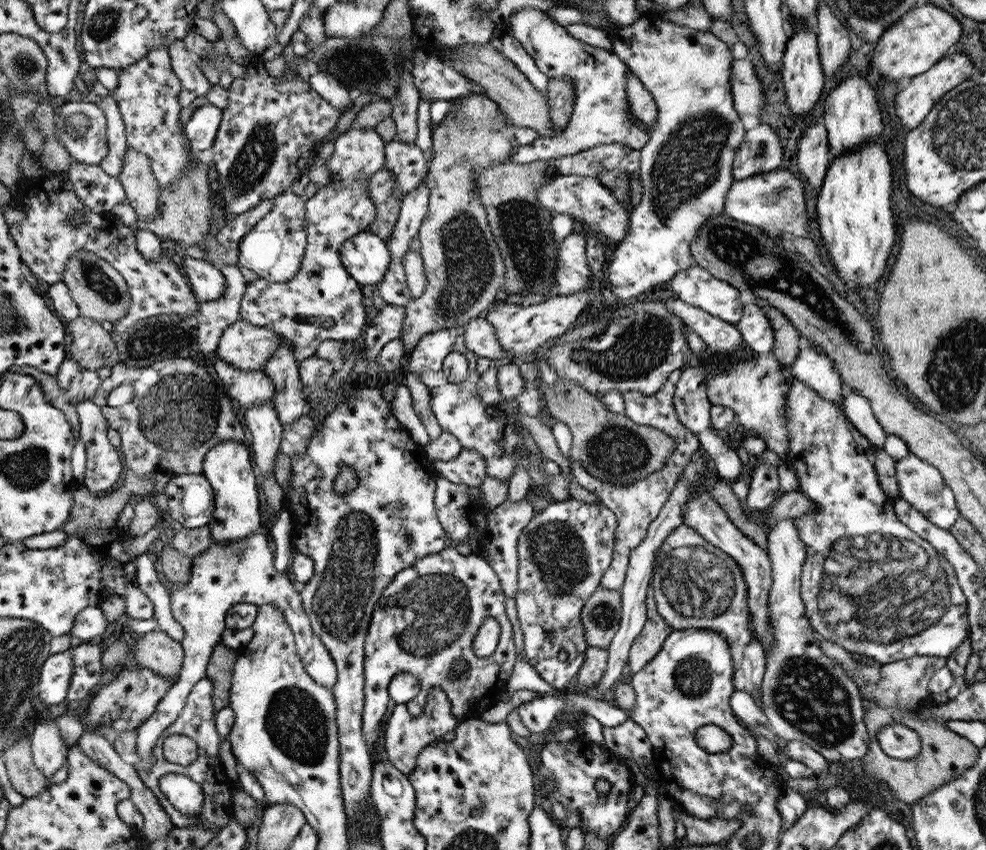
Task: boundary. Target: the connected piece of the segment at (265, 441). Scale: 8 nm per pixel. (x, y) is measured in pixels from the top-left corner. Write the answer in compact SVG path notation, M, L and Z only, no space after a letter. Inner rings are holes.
M267 400L264 404L244 408L246 426L251 435L251 453L254 454L255 466L264 477L274 476L276 455L282 440L283 429L274 402Z

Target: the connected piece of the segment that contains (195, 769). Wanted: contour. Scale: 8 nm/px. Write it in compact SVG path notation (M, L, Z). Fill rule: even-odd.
M205 676L201 681L198 681L193 689L190 691L186 701L185 709L181 711L178 718L156 739L156 744L153 748L151 767L145 771L140 769L137 773L142 779L142 782L152 791L152 794L158 799L160 806L168 813L172 825L177 828L189 828L195 824L203 824L204 826L217 826L218 831L225 827L230 821L234 819L233 811L233 796L235 782L224 773L222 760L220 759L220 737L216 732L216 719L214 715L213 706L213 684L212 681ZM173 734L185 734L196 742L198 756L197 759L188 766L181 766L168 762L163 753L163 742L167 736ZM176 773L188 776L197 782L204 793L204 802L199 816L186 816L182 812L178 812L169 800L164 796L160 790L159 780L165 774Z

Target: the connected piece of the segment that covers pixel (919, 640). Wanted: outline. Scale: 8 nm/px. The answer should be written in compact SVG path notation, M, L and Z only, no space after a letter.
M794 380L792 388L785 402L787 410L786 427L788 427L788 451L783 460L788 468L792 468L800 487L798 492L806 500L812 500L814 507L795 518L795 525L800 538L807 546L807 558L801 573L801 599L804 601L806 614L813 630L818 636L842 646L848 652L871 663L885 665L914 656L947 658L958 648L959 644L970 634L969 618L967 615L967 600L963 595L954 568L945 560L944 556L934 550L933 546L912 532L903 522L898 520L894 510L894 498L884 494L874 470L876 451L880 450L872 442L868 442L856 427L852 425L843 413L840 405L830 399L822 398L815 390L806 386L805 382Z

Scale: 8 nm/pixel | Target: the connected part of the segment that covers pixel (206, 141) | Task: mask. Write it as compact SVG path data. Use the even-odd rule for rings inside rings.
M210 103L194 110L186 123L186 136L193 144L193 150L206 150L214 146L221 126L222 111Z

